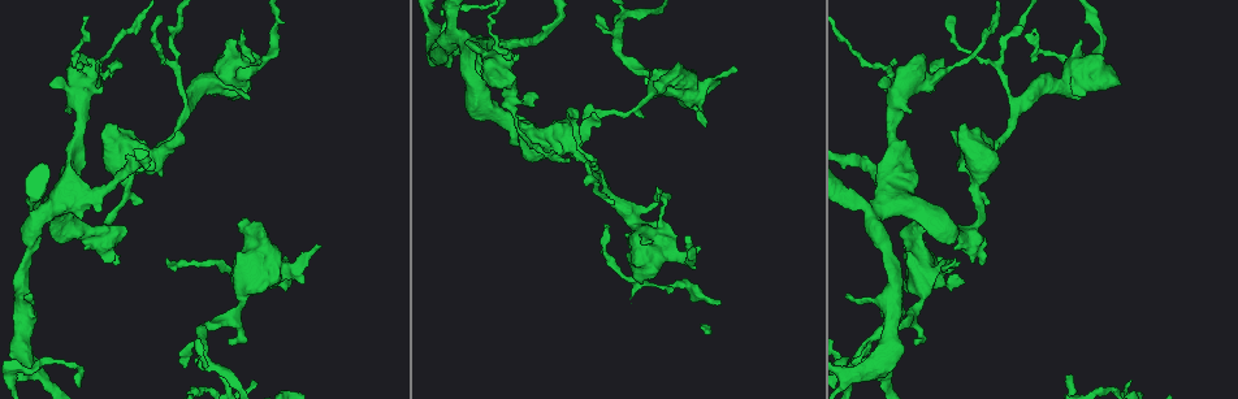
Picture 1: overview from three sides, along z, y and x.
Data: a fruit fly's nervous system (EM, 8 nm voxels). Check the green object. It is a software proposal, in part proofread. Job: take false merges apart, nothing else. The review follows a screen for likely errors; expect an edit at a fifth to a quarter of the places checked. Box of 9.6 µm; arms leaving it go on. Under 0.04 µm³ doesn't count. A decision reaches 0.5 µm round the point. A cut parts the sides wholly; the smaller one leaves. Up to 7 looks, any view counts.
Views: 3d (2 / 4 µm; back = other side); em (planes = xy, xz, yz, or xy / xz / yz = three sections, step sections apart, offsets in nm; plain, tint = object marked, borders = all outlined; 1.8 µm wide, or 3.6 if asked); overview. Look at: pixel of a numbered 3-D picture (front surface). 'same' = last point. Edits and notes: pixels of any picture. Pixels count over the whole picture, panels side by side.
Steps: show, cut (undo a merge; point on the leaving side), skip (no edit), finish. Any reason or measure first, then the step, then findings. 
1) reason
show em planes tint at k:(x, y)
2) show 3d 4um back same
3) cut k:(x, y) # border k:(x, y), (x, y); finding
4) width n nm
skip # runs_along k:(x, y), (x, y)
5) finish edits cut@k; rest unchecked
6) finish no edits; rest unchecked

a fork
show 3d 4um at 1:(979, 175)

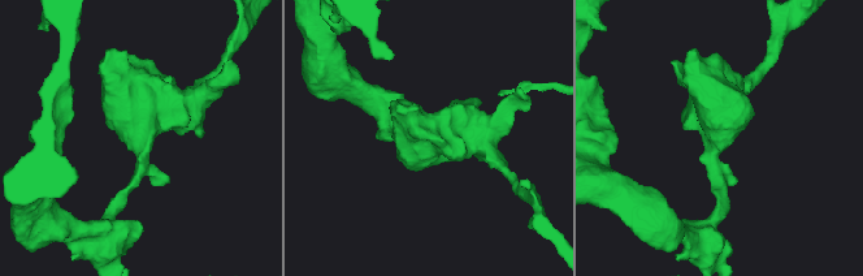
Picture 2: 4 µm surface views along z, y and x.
show em 3.6um planes tint at 2:(141, 141)

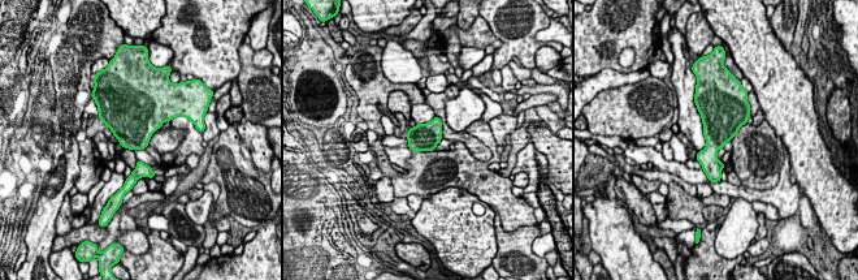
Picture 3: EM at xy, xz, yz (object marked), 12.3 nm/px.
width 360 nm
skip # one neuron here

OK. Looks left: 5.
abrupt turn
show em xz step 4 borders at 1:(208, 365)

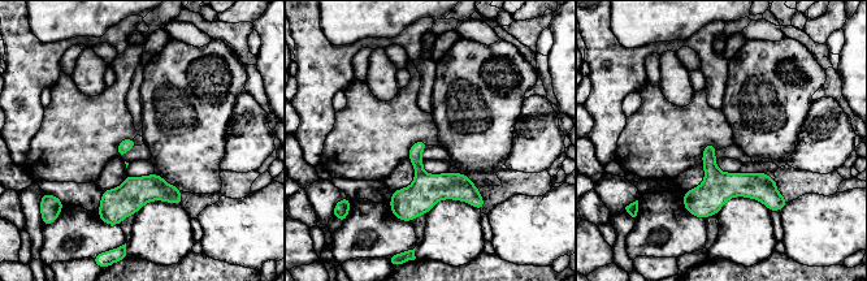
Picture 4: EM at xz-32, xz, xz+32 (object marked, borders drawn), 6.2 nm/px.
skip # runs_along 4:(779, 198), (718, 187), (686, 204); continuous, no second neuron

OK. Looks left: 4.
show 3d 4um at 1:(83, 68)

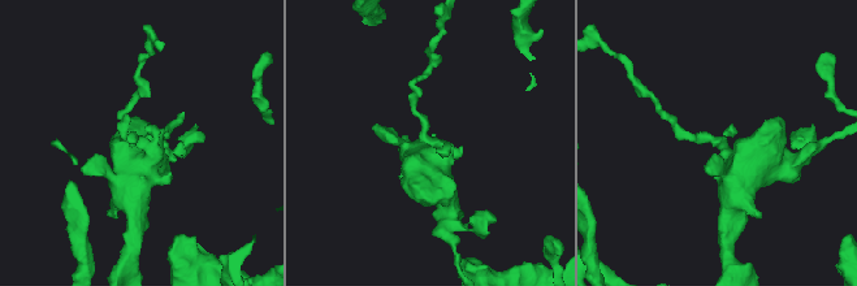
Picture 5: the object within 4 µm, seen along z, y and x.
show em planes tint at 5:(134, 141)

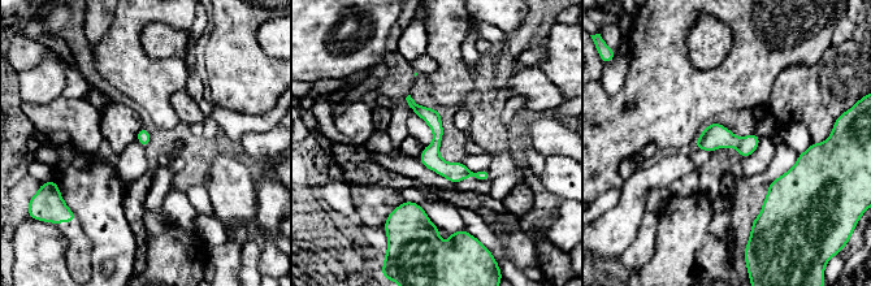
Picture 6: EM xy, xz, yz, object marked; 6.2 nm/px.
width 90 nm
skip # continuous, no second neuron

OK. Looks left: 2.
finish no edits; rest unchecked

